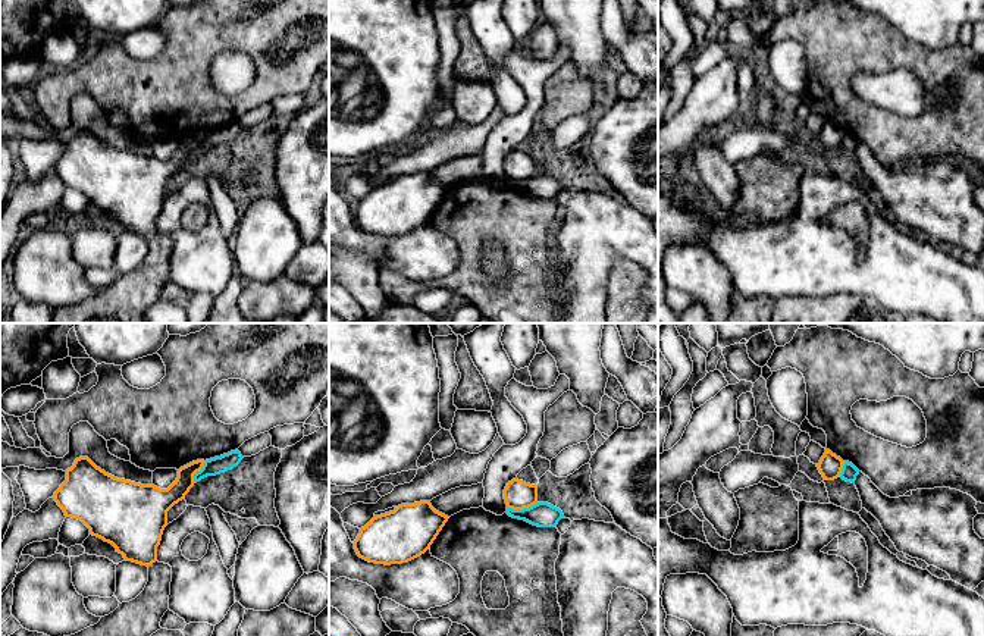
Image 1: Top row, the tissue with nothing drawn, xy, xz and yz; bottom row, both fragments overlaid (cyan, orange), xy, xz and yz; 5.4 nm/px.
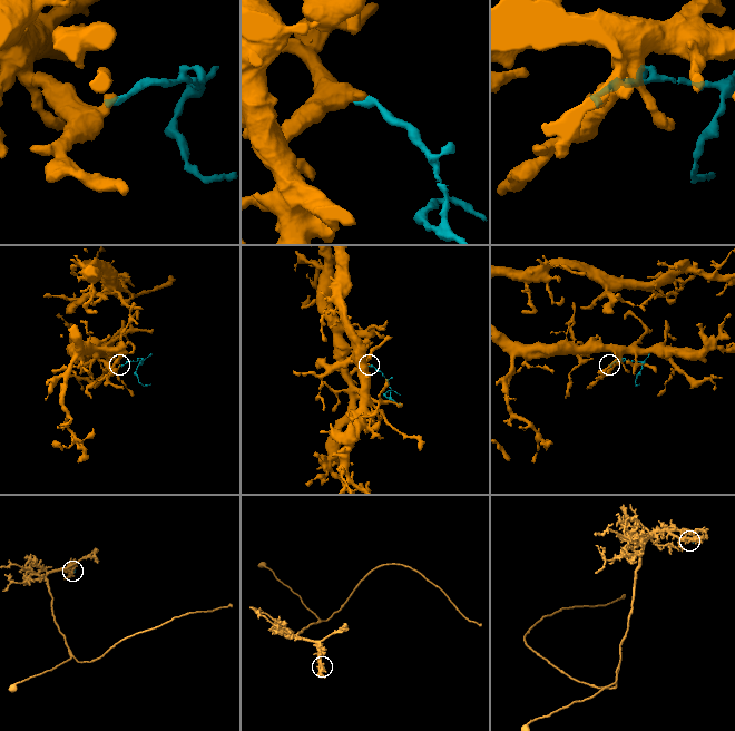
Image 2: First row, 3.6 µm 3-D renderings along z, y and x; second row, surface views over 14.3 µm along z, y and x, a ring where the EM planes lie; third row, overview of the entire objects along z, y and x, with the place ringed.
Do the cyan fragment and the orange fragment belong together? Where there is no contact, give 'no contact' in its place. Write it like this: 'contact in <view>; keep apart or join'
contact in xz; keep apart

